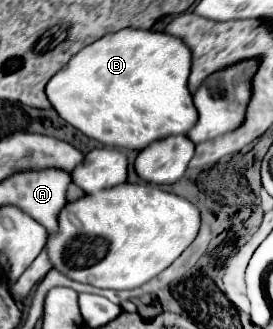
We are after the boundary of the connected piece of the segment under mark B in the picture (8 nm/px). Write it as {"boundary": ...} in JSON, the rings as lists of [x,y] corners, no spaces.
{"boundary":[[[121,29],[79,51],[47,83],[47,97],[55,111],[87,137],[109,147],[141,151],[151,141],[187,133],[197,123],[187,87],[189,73],[191,51],[179,37]]]}

